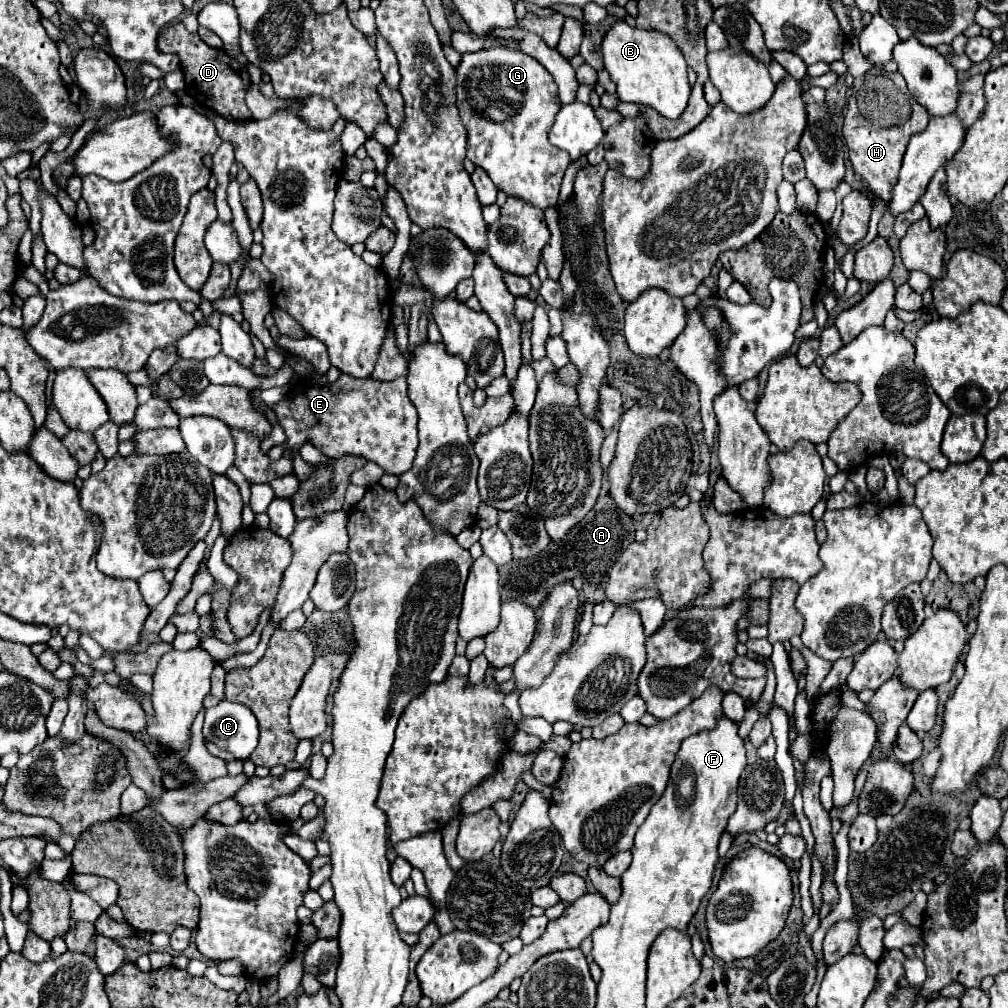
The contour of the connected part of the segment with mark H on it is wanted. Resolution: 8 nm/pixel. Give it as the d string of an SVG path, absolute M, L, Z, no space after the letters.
M873 69L867 75L857 77L851 91L853 95L847 103L847 115L843 123L849 161L855 169L855 175L869 183L873 195L889 203L905 147L912 135L921 133L927 127L929 113L907 93L905 81L899 73L889 77L887 73Z

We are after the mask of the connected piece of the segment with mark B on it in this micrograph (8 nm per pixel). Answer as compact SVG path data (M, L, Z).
M617 21L601 43L605 69L609 71L619 101L647 105L667 119L677 119L689 101L691 85L687 81L687 63L675 43L663 33L651 33L645 29L629 27L625 21Z

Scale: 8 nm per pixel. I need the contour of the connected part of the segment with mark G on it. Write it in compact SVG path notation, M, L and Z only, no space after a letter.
M489 47L463 55L455 77L457 107L467 129L467 159L485 169L505 195L519 197L539 209L553 207L569 165L567 153L559 153L547 139L551 121L561 109L551 73L525 53Z

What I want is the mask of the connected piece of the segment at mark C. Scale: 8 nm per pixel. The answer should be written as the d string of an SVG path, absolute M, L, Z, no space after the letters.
M223 699L219 705L205 711L203 735L219 749L245 761L257 747L259 729L255 715L245 705Z

